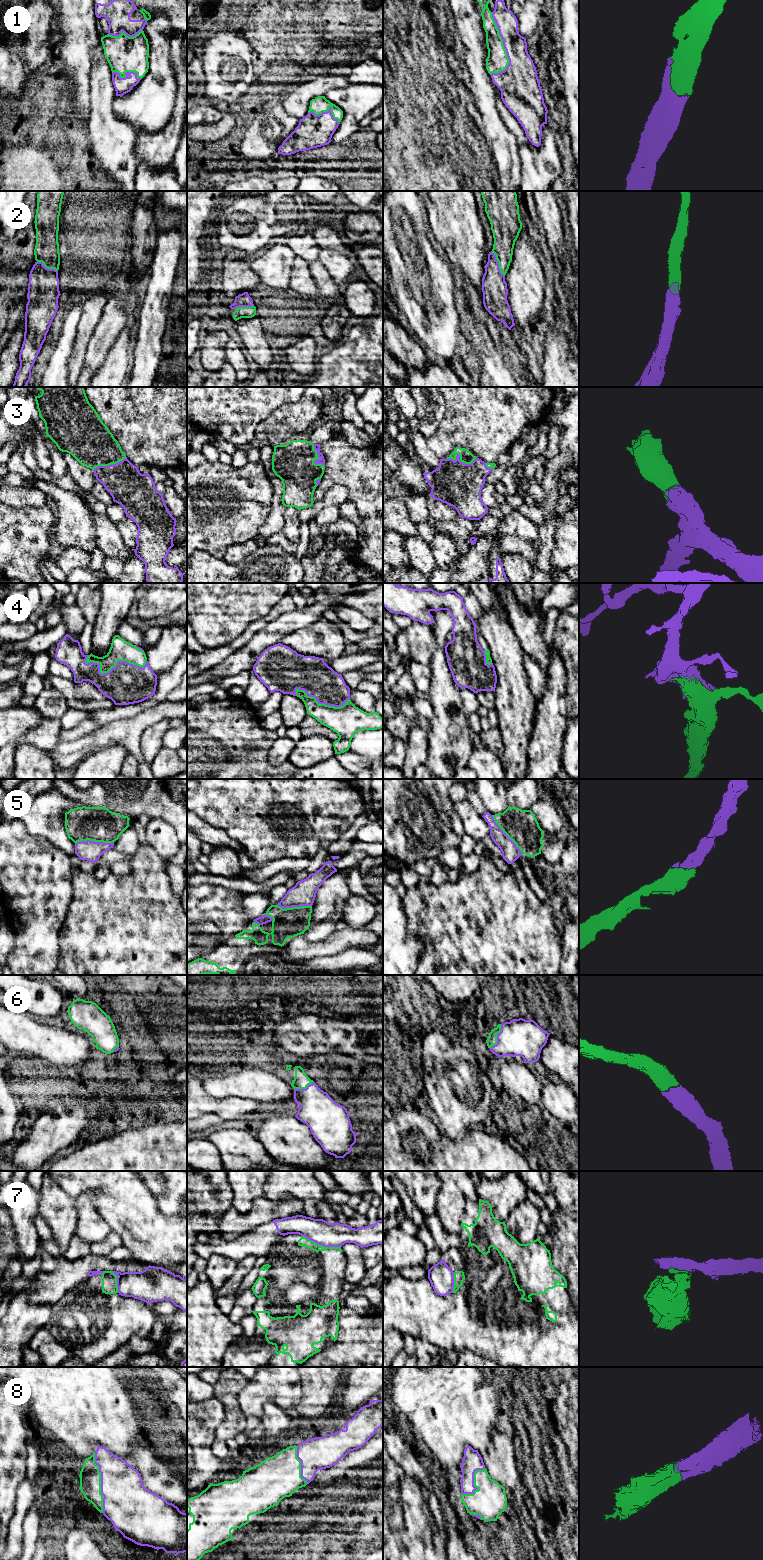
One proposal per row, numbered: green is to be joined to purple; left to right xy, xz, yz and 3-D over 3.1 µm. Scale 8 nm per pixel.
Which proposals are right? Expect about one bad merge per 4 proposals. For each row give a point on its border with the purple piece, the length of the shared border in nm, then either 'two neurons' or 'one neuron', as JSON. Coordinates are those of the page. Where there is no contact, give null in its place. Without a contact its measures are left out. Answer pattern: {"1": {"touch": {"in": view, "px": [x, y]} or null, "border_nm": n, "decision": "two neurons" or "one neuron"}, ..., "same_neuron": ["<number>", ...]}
{"1": {"touch": {"in": "yz", "px": [503, 44]}, "border_nm": 500, "decision": "one neuron"}, "2": {"touch": {"in": "yz", "px": [498, 264]}, "border_nm": 240, "decision": "one neuron"}, "3": {"touch": {"in": "yz", "px": [459, 458]}, "border_nm": 240, "decision": "one neuron"}, "4": {"touch": {"in": "xy", "px": [115, 666]}, "border_nm": 500, "decision": "one neuron"}, "5": {"touch": {"in": "yz", "px": [505, 834]}, "border_nm": 400, "decision": "one neuron"}, "6": {"touch": {"in": "yz", "px": [497, 1037]}, "border_nm": 220, "decision": "one neuron"}, "7": {"touch": {"in": "xz", "px": [321, 1245]}, "border_nm": 340, "decision": "two neurons"}, "8": {"touch": {"in": "xy", "px": [101, 1483]}, "border_nm": 480, "decision": "one neuron"}, "same_neuron": ["1", "2", "3", "4", "5", "6", "8"]}

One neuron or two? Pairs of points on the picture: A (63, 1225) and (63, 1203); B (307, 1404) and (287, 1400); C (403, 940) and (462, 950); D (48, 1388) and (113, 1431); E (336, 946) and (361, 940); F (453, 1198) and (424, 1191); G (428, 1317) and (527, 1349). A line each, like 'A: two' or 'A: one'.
A: one
B: two
C: two
D: one
E: one
F: two
G: one

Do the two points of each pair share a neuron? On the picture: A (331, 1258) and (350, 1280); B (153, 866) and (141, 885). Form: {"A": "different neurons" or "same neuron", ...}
{"A": "different neurons", "B": "same neuron"}

